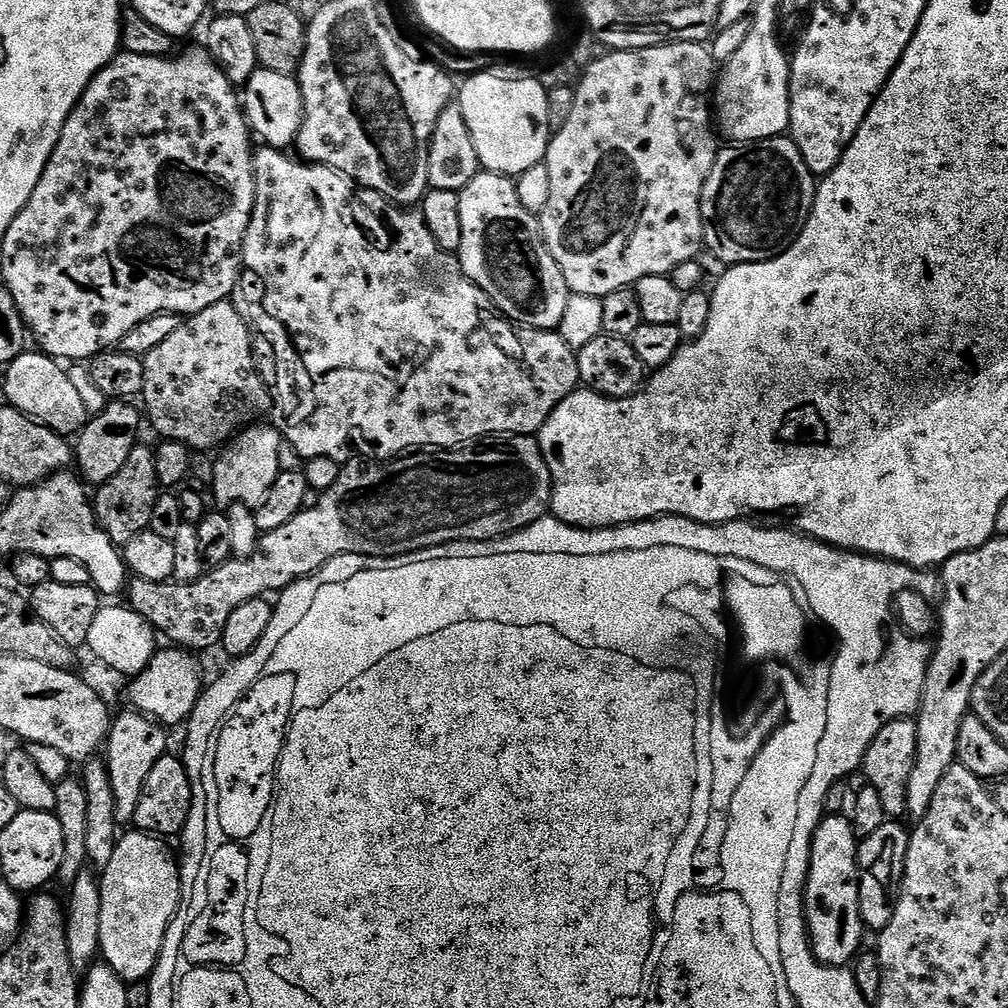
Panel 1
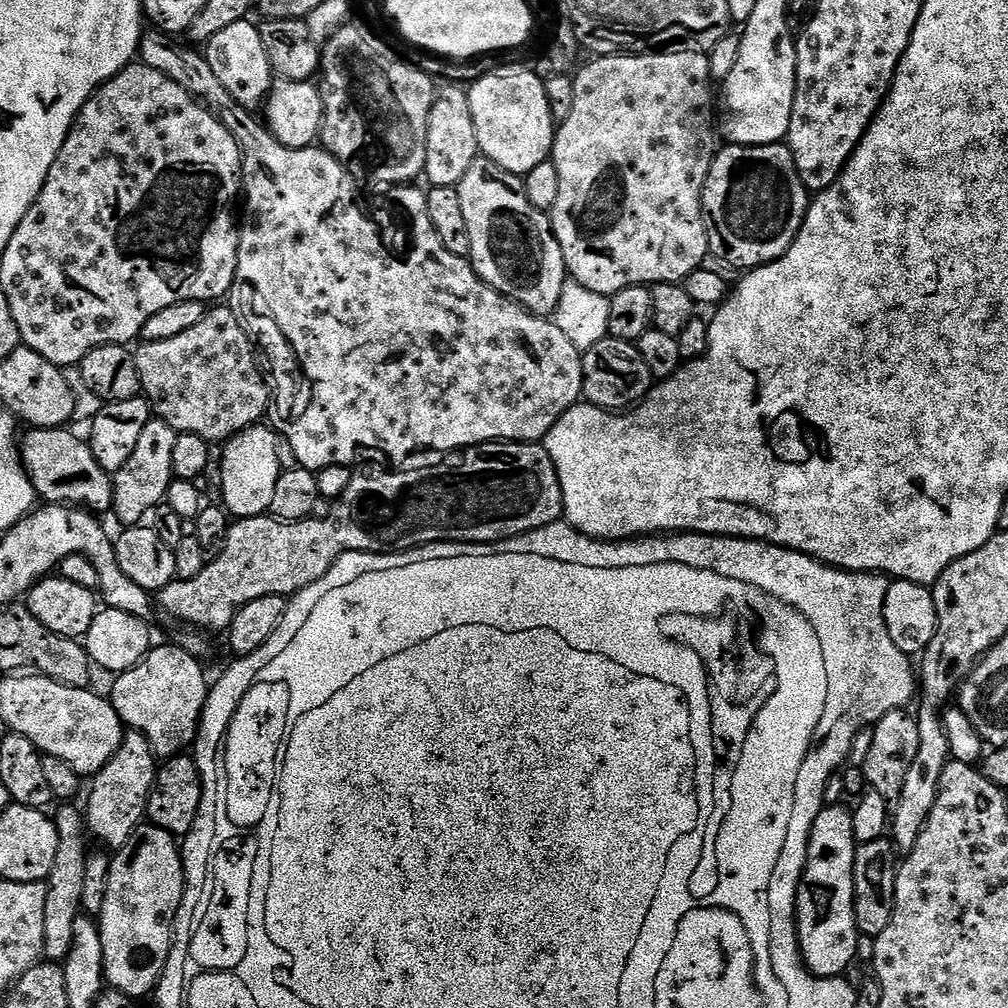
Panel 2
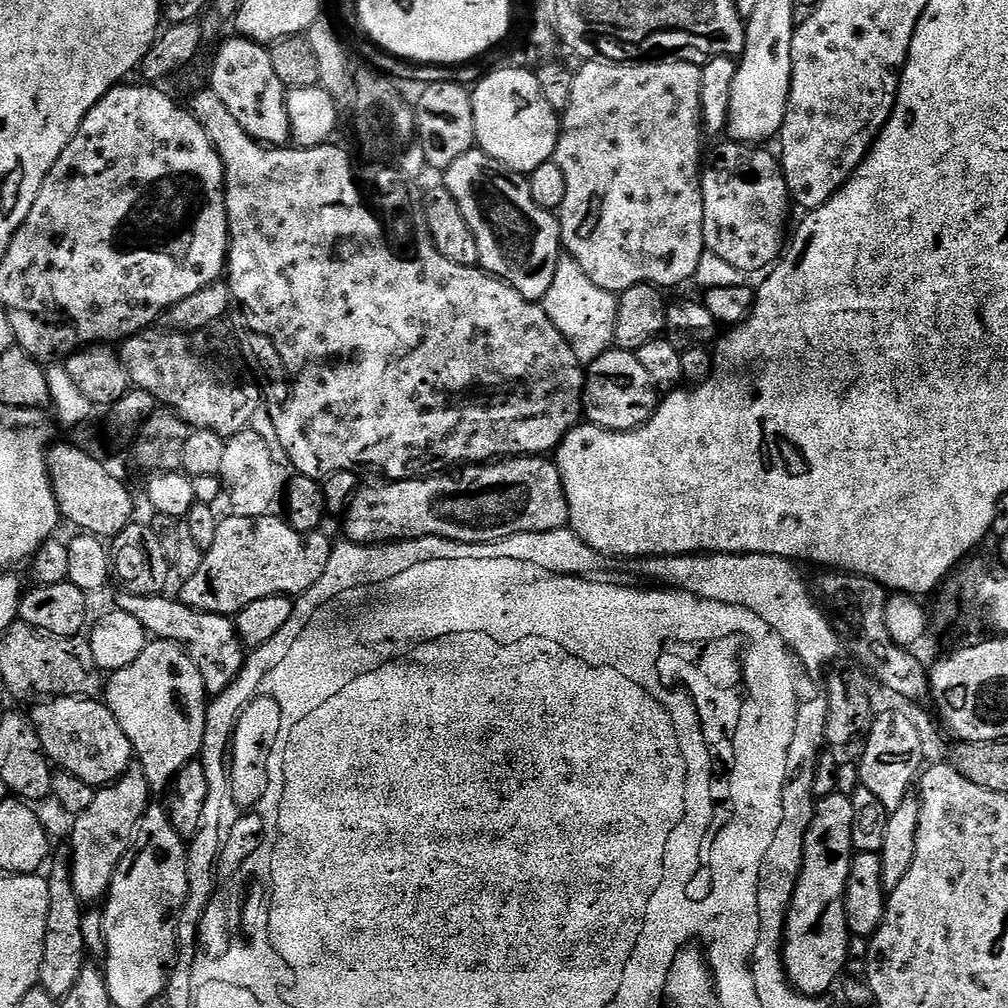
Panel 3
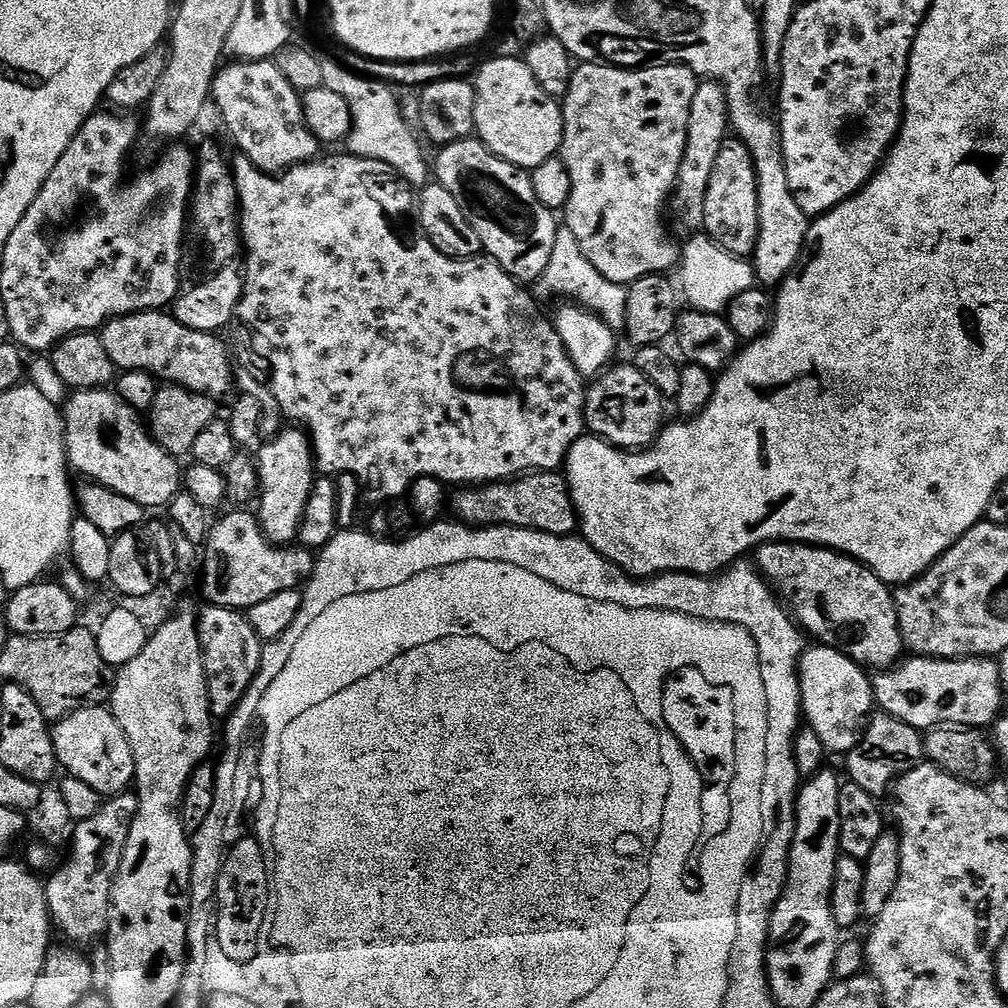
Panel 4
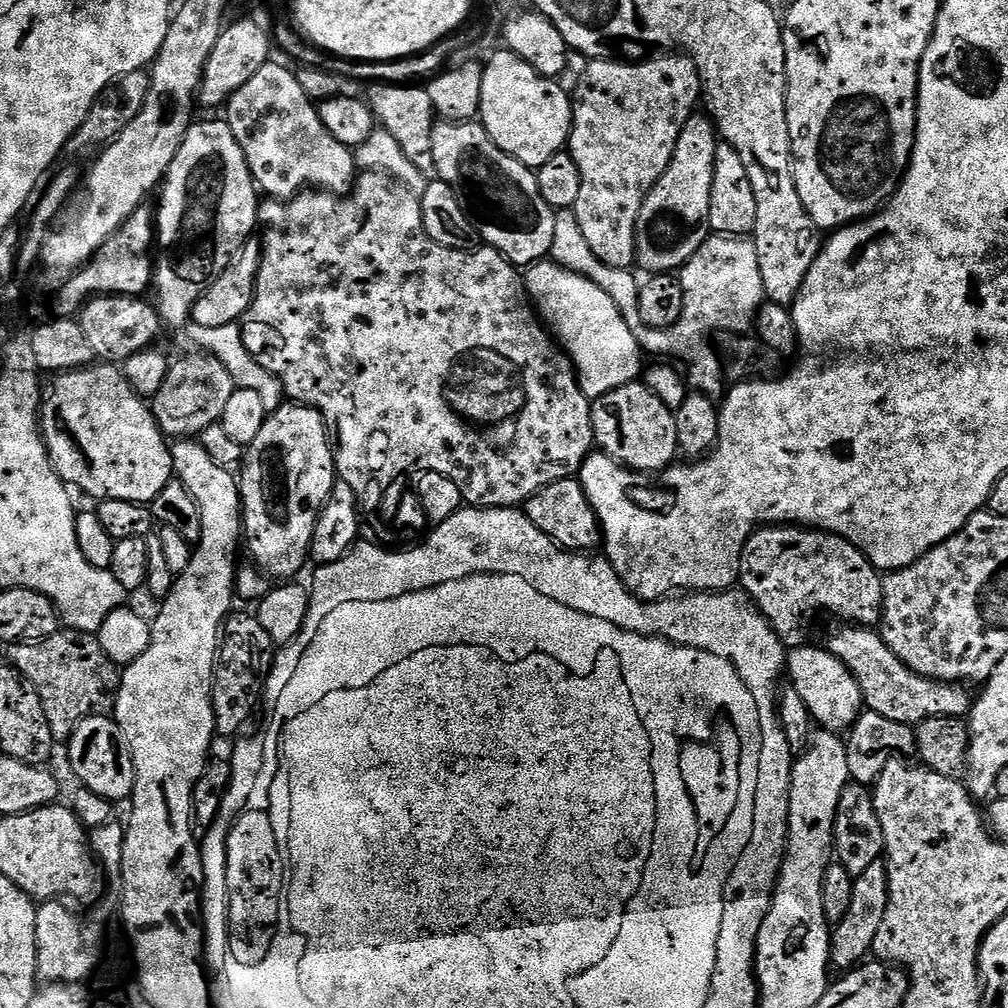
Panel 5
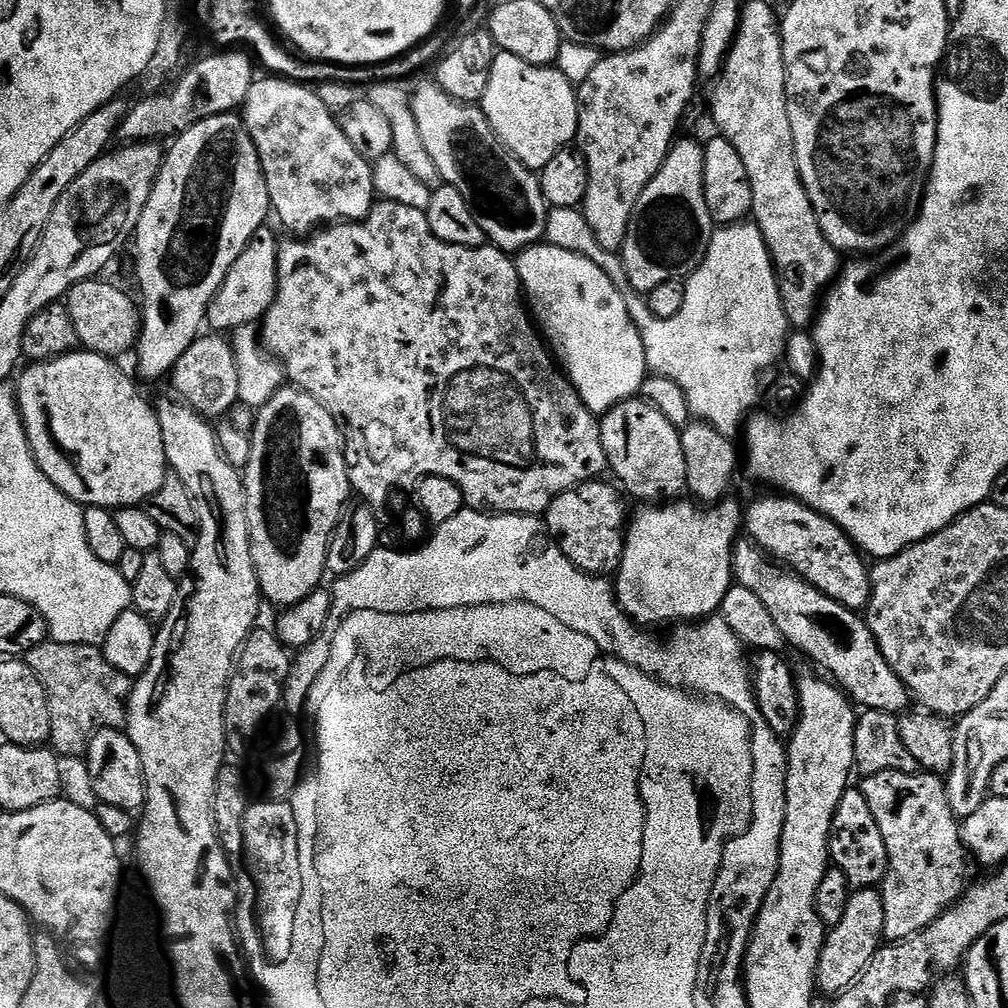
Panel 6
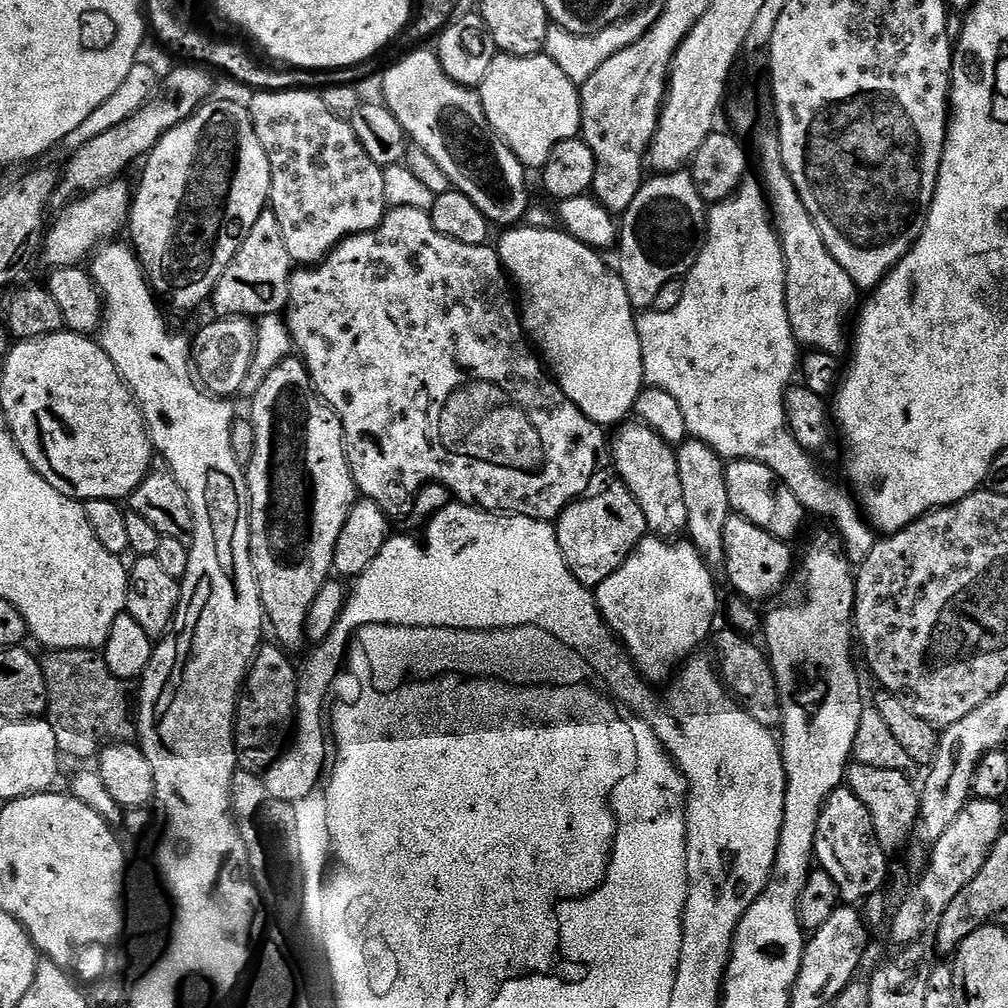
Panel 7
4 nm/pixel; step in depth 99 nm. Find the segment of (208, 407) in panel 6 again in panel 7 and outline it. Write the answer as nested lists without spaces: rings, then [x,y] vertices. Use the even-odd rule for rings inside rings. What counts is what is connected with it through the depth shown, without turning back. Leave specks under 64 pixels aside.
[[[242,316],[212,318],[190,340],[190,351],[195,375],[210,396],[232,398],[240,394],[246,376],[250,374],[251,360],[255,356],[256,327],[251,319]]]

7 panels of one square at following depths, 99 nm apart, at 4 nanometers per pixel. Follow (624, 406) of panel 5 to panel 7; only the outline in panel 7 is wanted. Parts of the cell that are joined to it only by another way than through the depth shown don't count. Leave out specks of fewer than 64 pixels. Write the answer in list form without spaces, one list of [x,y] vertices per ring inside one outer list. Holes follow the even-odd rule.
[[[624,422],[615,429],[616,441],[610,444],[610,460],[616,463],[616,472],[619,483],[628,487],[630,494],[642,506],[642,514],[648,523],[651,535],[661,538],[680,538],[685,535],[688,523],[686,522],[686,502],[682,502],[682,482],[678,479],[678,462],[673,445],[665,443],[658,434],[639,422]]]

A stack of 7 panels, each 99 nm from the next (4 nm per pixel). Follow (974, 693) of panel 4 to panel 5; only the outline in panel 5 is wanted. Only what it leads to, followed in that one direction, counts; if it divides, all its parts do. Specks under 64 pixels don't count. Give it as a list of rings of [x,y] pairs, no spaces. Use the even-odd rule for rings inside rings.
[[[840,626],[826,642],[826,649],[834,658],[846,665],[861,687],[867,711],[882,714],[890,722],[902,722],[909,726],[921,724],[931,716],[964,718],[970,712],[970,699],[963,683],[928,680],[919,676],[901,662],[886,646],[879,631],[868,626]]]

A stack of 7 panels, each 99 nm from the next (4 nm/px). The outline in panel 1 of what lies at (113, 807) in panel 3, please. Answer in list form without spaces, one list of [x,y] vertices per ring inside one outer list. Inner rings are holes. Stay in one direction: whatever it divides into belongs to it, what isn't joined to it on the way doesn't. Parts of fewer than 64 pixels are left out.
[[[127,711],[113,719],[106,741],[106,763],[110,787],[114,794],[114,814],[117,825],[120,826],[132,824],[134,810],[138,810],[138,798],[142,798],[142,786],[146,778],[150,778],[150,770],[154,770],[158,758],[162,758],[169,751],[168,736],[164,733],[167,731],[161,725],[143,712]]]

